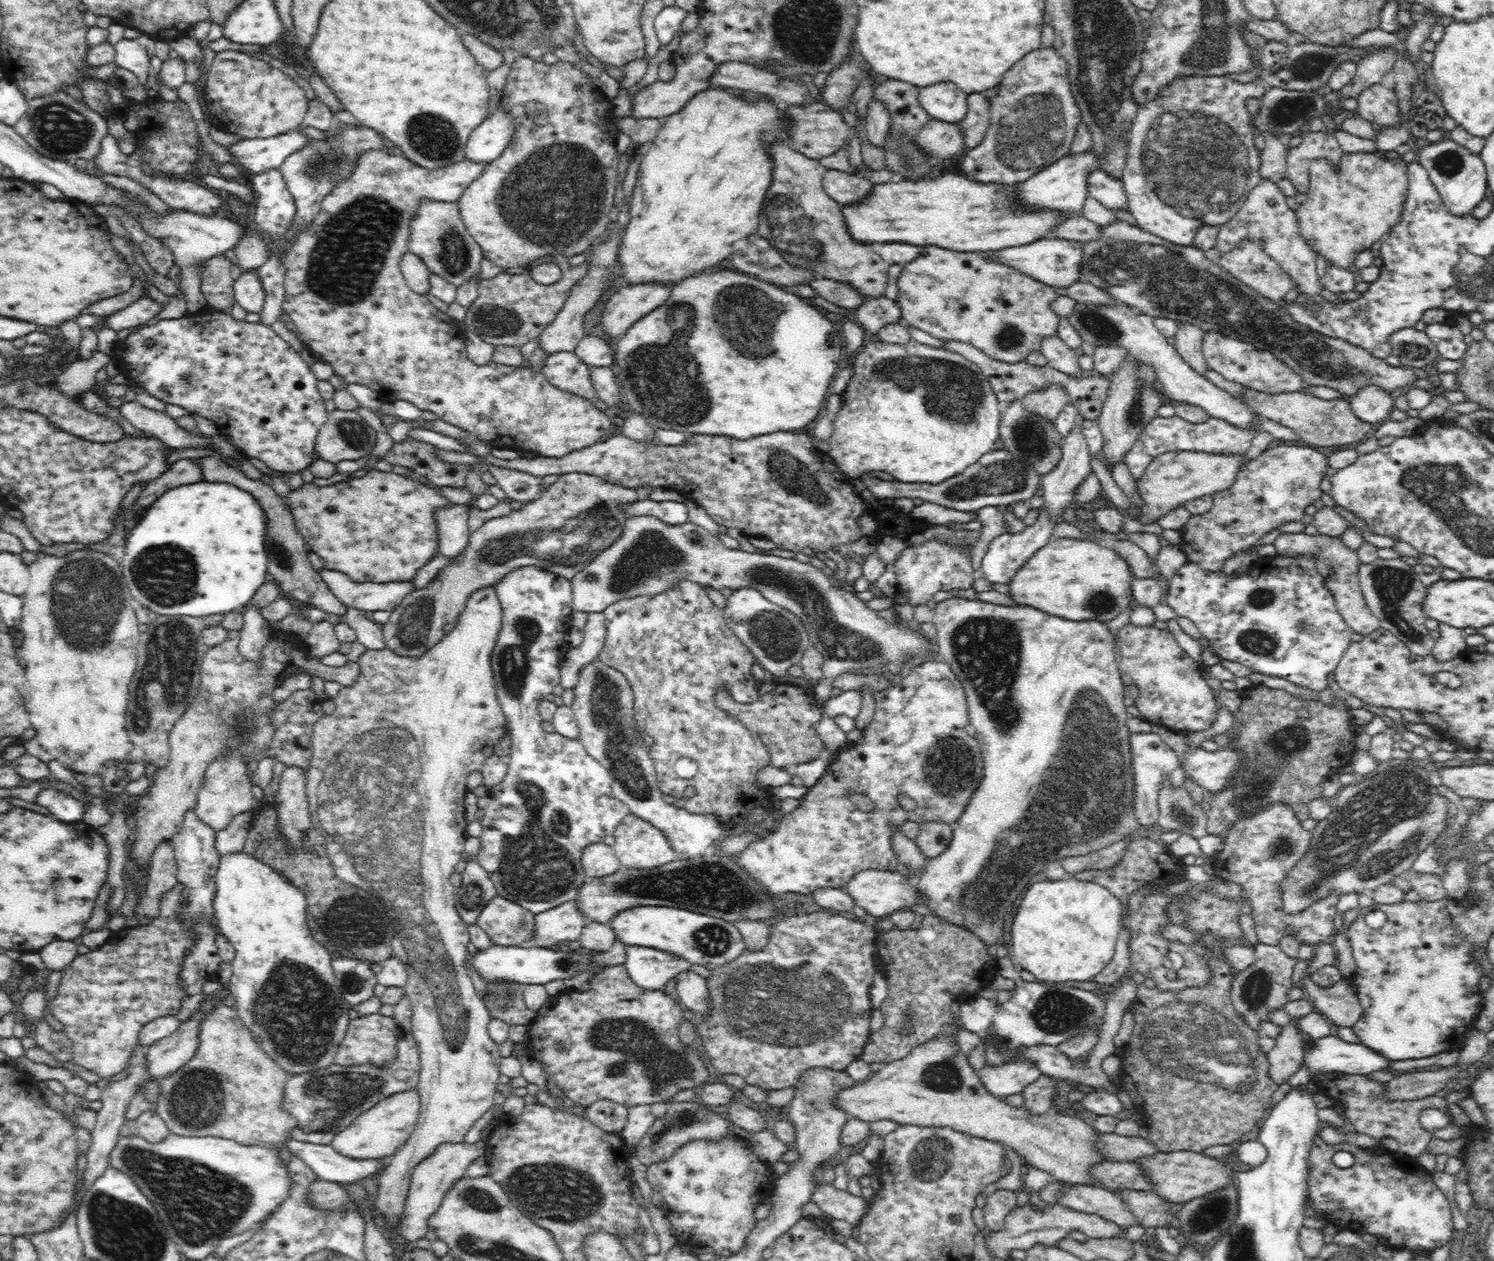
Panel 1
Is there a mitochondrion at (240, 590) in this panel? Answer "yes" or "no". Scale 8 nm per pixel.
no

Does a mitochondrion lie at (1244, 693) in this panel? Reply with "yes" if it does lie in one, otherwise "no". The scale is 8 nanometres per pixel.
no

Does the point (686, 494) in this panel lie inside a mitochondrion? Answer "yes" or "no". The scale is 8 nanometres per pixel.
no

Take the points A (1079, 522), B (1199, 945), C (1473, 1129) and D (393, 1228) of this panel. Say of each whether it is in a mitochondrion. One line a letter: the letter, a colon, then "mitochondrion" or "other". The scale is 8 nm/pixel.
A: other
B: other
C: other
D: other

